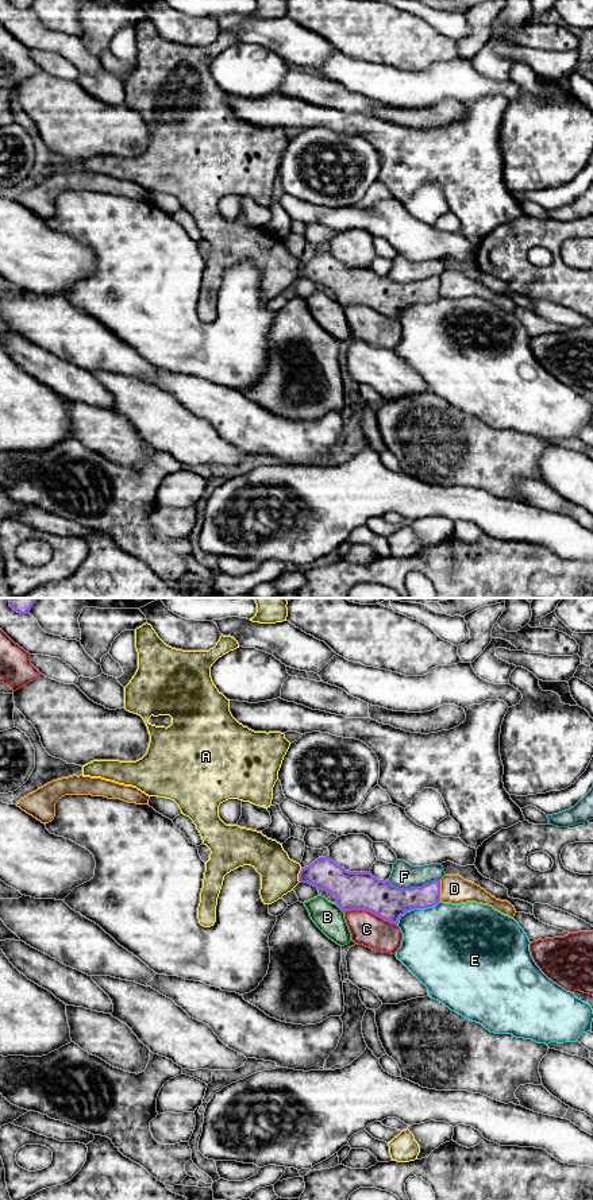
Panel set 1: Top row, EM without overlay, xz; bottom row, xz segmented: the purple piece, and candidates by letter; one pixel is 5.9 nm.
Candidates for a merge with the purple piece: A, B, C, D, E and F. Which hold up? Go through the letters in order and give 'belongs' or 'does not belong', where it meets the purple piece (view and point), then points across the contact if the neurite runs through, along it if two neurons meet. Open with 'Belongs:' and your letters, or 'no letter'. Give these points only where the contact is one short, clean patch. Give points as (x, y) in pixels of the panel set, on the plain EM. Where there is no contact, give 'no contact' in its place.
Belongs: A
A: belongs; contact xz (299, 270); way xz (323, 269), (299, 270), (278, 269)
B: does not belong; contact xz (339, 303)
C: does not belong; contact xz (370, 307)
D: does not belong; contact xz (439, 286)
E: does not belong; contact xz (416, 303)
F: does not belong; contact xz (414, 282)

